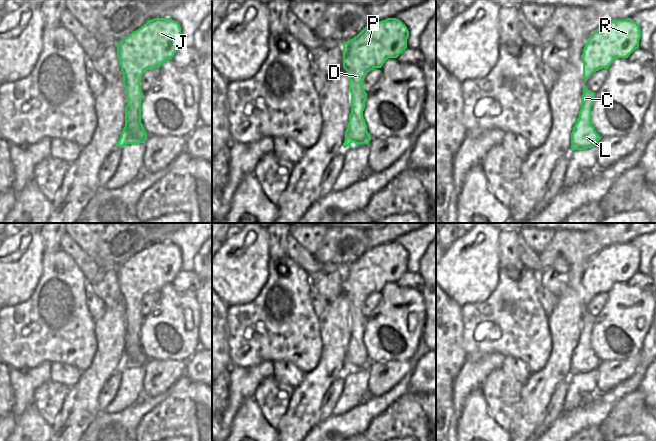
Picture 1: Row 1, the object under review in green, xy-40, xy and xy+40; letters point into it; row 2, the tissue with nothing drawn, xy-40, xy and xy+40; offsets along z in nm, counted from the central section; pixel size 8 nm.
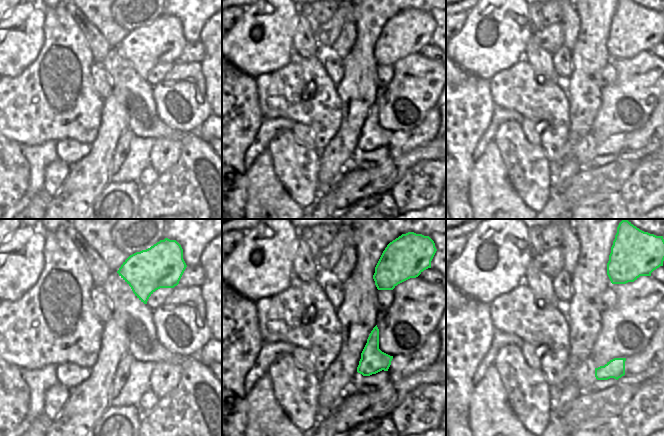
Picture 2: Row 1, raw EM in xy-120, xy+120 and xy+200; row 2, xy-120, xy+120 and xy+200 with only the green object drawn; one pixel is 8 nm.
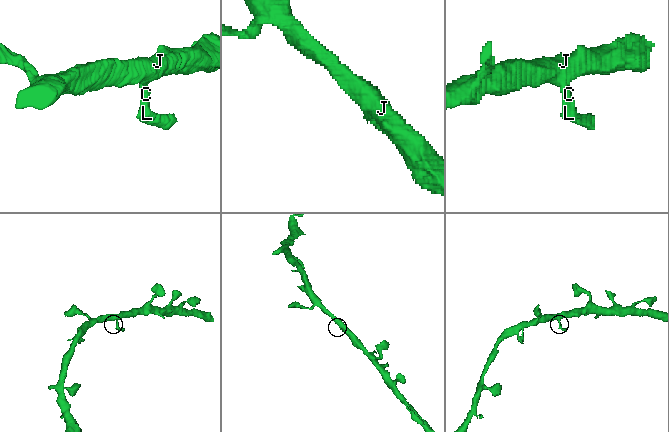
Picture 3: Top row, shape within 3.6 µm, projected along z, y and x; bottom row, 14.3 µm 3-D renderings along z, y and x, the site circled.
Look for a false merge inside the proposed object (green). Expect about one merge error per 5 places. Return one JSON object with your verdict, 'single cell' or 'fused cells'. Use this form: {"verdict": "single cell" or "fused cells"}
{"verdict": "single cell"}

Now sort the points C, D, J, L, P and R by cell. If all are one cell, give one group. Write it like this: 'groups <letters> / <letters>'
groups C D J L P R

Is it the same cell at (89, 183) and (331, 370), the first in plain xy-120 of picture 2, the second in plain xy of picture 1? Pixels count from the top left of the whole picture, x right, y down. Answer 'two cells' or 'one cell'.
one cell

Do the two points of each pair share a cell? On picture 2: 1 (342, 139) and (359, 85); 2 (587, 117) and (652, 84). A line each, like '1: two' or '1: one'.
1: one
2: two

